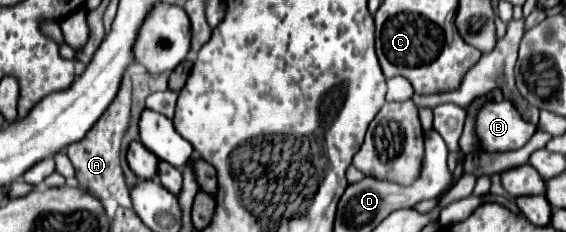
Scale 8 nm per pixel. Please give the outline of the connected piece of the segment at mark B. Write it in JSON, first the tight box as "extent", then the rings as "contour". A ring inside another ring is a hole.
{"extent":[476,101,536,153],"contour":[[[488,101],[476,115],[476,135],[486,153],[516,151],[528,143],[536,125],[522,119],[510,101]]]}

